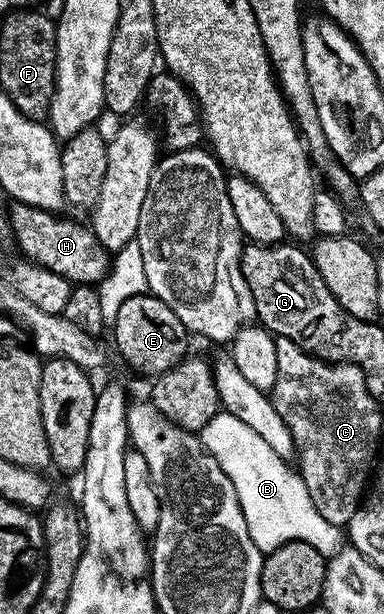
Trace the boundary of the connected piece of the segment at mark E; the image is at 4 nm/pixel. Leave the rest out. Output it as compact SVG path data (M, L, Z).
M148 292L131 296L120 306L119 316L115 316L111 330L113 342L122 358L135 369L150 376L165 374L190 353L191 335L185 329L183 320L179 320L179 316L175 316L175 312L171 312L171 308L163 304L163 300Z

